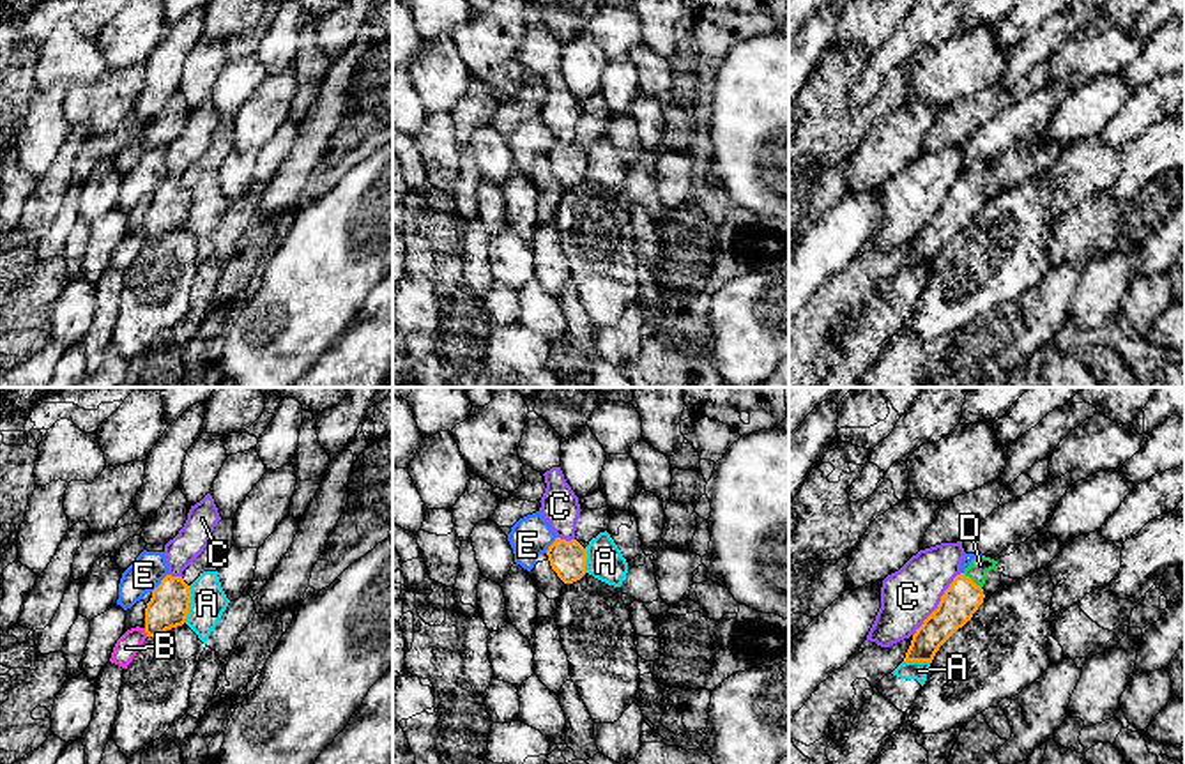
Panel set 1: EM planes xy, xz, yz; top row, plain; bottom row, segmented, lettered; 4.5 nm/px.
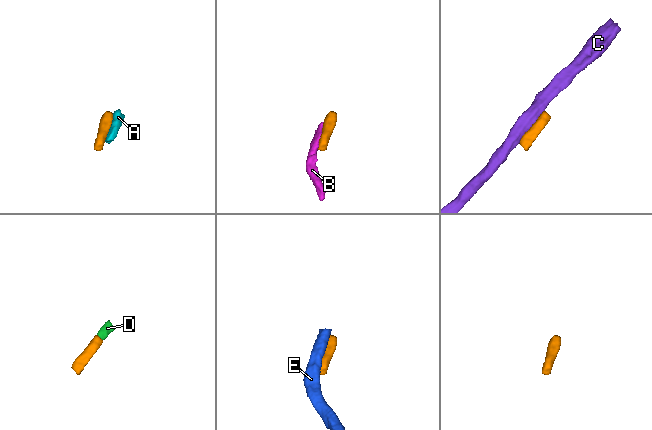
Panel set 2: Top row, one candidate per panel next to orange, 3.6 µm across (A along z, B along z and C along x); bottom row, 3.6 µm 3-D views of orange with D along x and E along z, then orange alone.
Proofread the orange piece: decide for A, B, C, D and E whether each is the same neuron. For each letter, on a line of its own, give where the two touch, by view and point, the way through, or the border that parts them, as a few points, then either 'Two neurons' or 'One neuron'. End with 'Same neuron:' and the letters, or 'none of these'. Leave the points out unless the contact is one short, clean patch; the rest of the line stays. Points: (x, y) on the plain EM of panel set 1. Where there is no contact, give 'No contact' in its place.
A: Touches orange at xy (190, 206). Boundary: xy (190, 190), (190, 214), (184, 225). Two neurons
B: Touches orange at xy (145, 236). Two neurons
C: Touches orange at yz (940, 207). Two neurons
D: Touches orange at yz (970, 183). Path across: yz (961, 204), (970, 183), (980, 168). One neuron
E: Touches orange at xy (161, 186). Two neurons
Same neuron: D

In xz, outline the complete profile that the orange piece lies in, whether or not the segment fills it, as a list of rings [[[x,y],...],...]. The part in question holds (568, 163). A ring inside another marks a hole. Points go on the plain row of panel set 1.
[[[555,141],[547,159],[552,173],[564,187],[573,187],[585,179],[587,154],[577,143]]]

